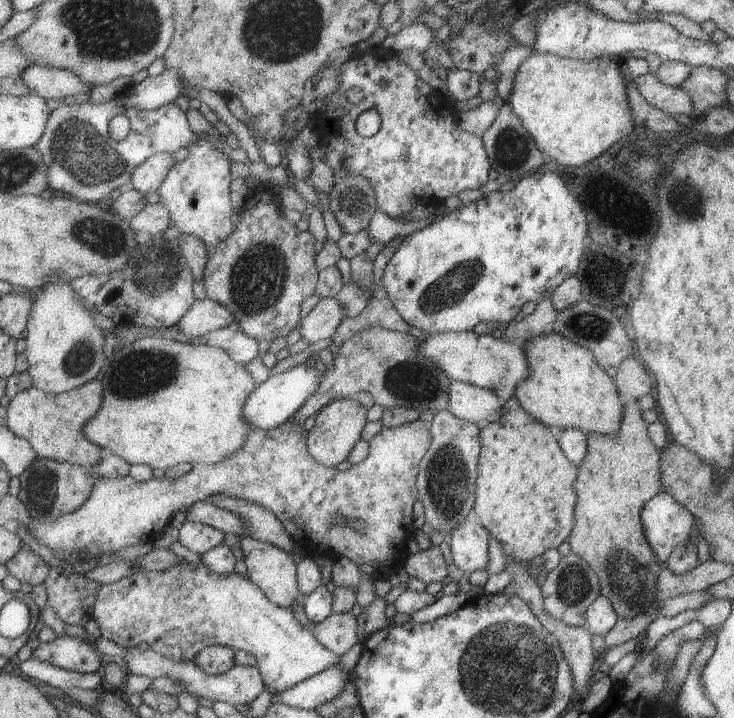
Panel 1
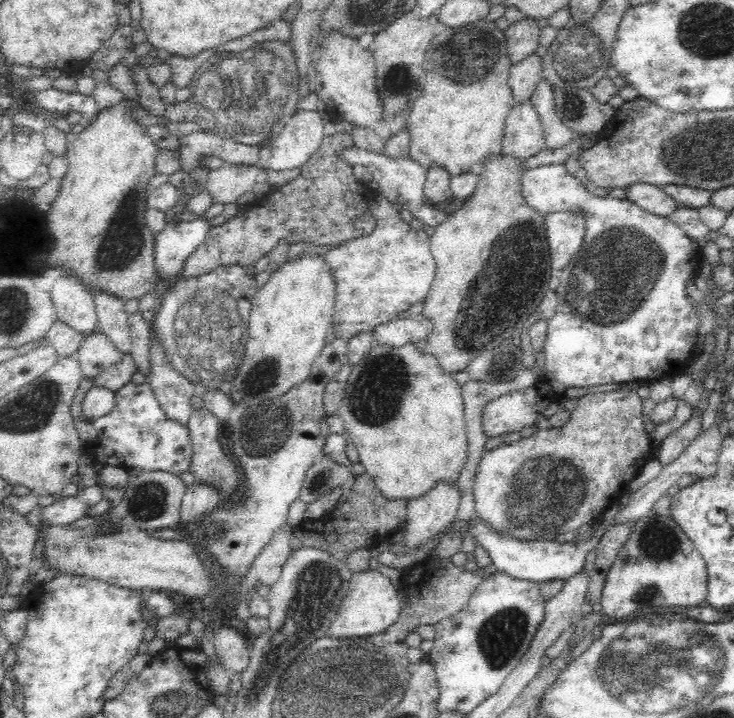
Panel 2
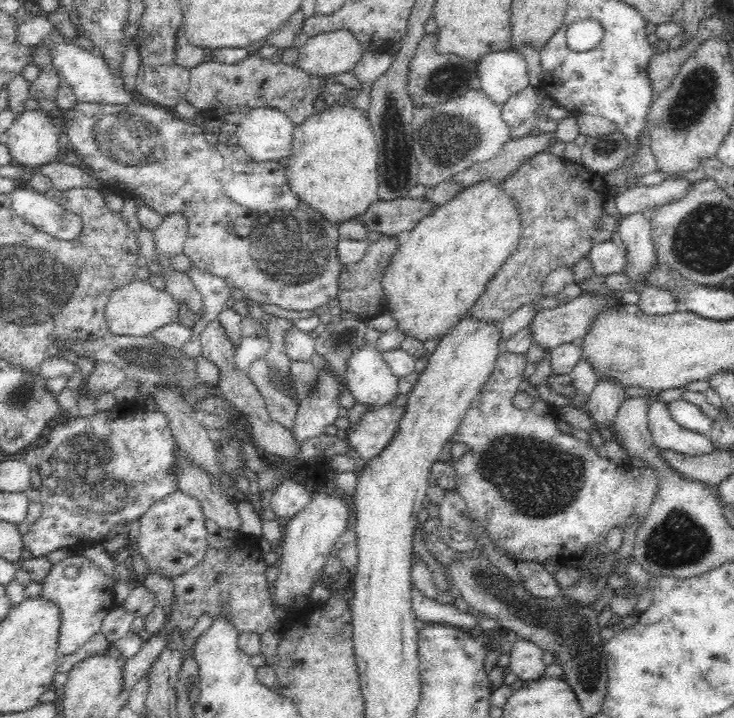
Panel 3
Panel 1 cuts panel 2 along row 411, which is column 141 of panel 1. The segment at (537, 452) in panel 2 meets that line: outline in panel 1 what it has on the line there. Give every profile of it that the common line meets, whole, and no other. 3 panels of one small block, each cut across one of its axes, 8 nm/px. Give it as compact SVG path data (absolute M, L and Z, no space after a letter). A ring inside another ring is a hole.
M182 557L177 558L175 566L161 572L137 571L118 581L99 583L92 616L100 635L117 646L131 648L145 642L153 652L177 662L192 661L197 652L209 645L221 645L234 651L248 652L255 658L263 684L277 694L327 668L334 667L339 662L339 656L321 646L311 629L303 628L299 624L290 608L269 602L265 594L248 578L243 578L235 572L227 576L211 574L201 562L194 569Z

